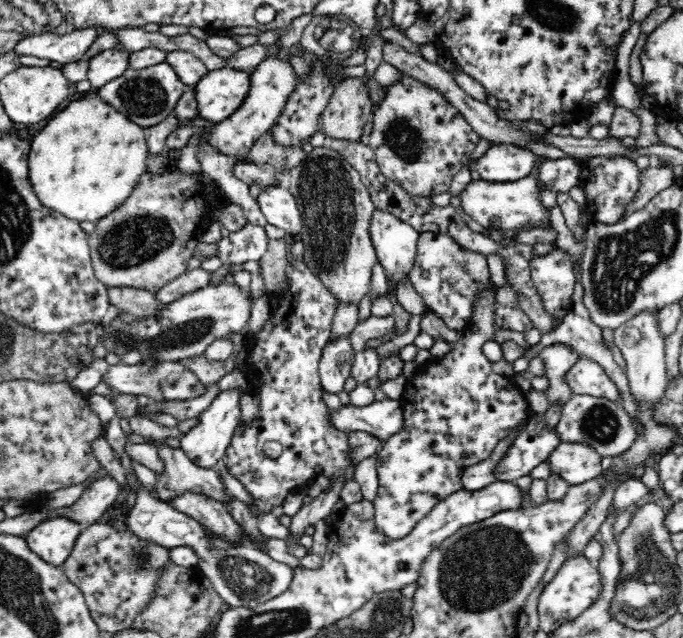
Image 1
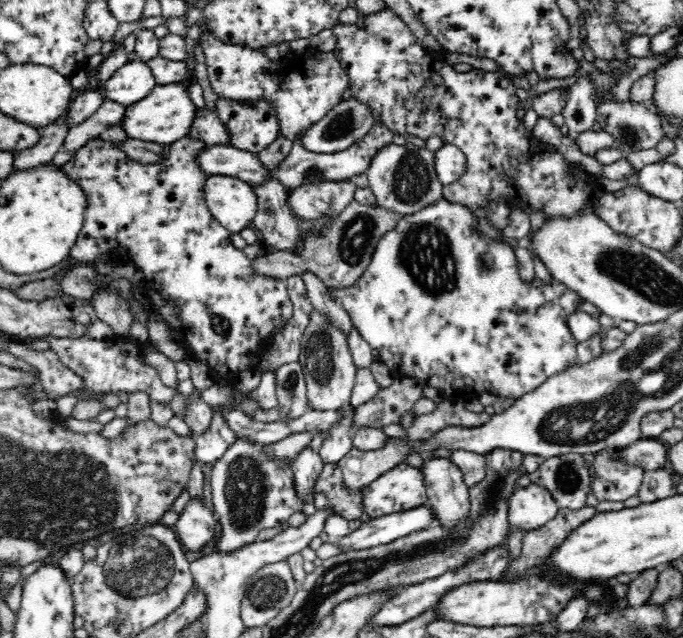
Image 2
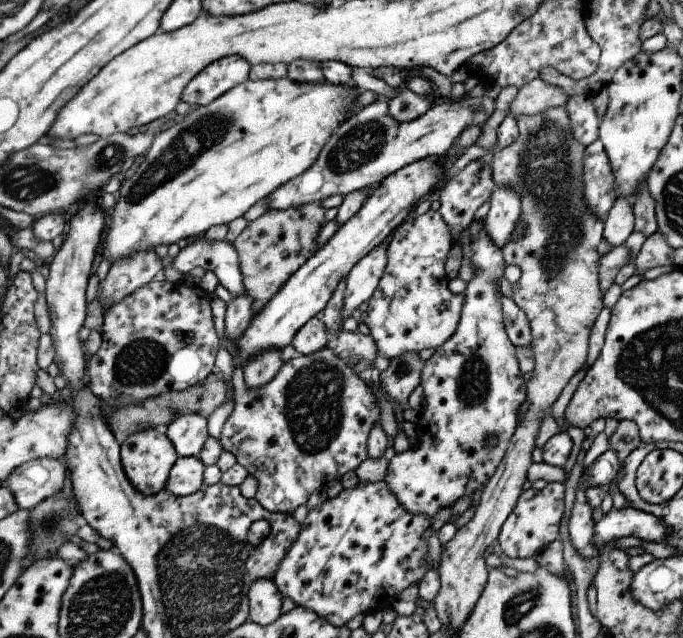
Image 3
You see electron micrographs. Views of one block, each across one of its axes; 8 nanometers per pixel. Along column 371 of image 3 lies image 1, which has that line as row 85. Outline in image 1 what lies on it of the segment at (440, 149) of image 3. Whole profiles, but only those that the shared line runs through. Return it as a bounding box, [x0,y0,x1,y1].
[95,61,190,128]

